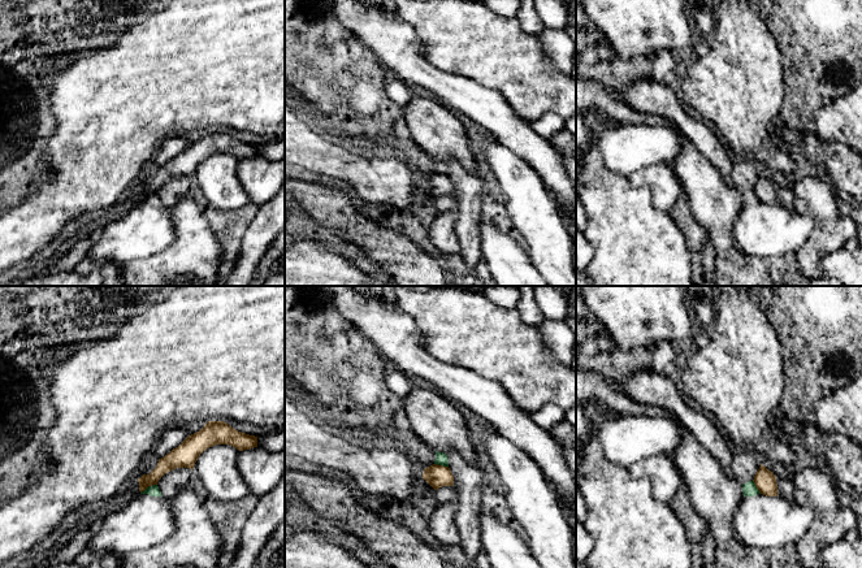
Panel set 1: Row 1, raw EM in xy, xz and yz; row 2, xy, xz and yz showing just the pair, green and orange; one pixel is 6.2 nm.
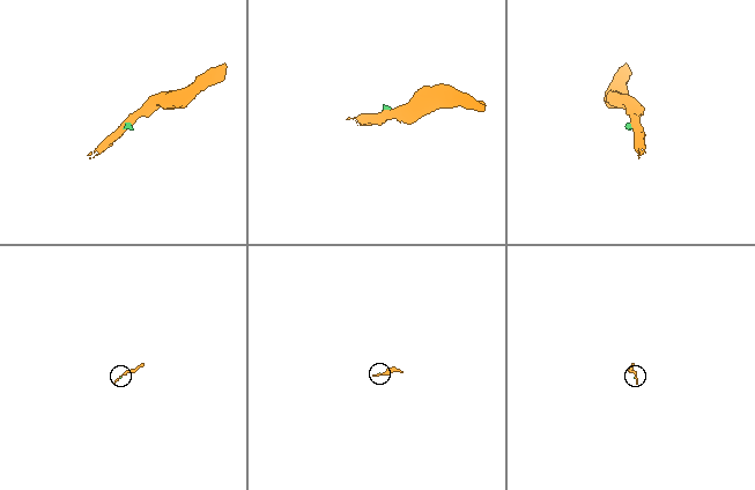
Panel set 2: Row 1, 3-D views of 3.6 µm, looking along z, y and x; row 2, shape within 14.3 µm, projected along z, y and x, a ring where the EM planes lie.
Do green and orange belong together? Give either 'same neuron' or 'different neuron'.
different neuron

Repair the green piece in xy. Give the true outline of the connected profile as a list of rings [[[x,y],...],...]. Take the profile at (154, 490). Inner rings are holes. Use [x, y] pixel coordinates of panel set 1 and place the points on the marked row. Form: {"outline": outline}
{"outline": [[[157,485],[148,486],[126,506],[91,529],[87,549],[103,555],[124,556],[159,546],[174,532],[172,507]]]}

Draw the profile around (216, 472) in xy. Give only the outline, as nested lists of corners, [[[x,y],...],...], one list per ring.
[[[216,445],[200,454],[192,473],[200,490],[221,502],[238,502],[250,494],[238,471],[239,450]]]

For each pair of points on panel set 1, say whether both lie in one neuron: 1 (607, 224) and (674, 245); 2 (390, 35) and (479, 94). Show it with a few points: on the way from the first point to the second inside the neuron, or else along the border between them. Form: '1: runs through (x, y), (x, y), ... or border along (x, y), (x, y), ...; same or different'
1: runs through (624, 230), (639, 245), (657, 245); same
2: runs through (412, 57), (437, 82), (457, 90); same

